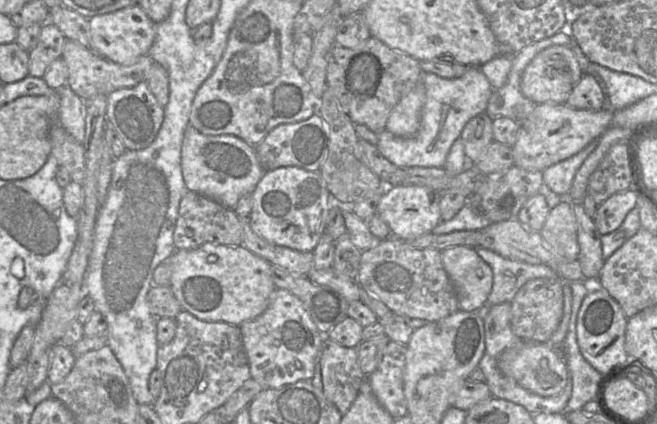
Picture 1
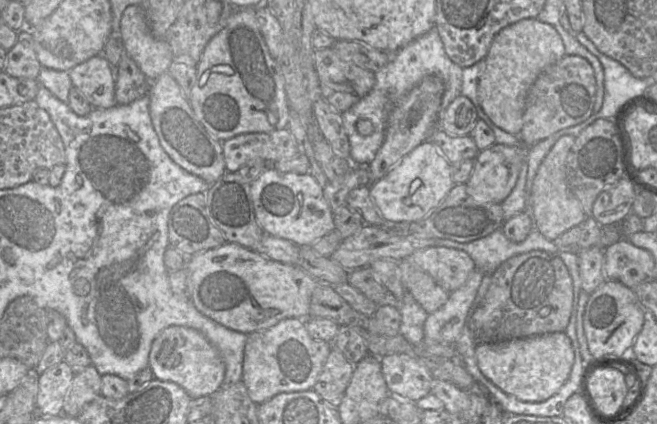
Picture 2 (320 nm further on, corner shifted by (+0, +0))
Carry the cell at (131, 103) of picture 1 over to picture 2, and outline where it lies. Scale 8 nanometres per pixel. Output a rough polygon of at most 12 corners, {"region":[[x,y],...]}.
{"region":[[124,54],[115,68],[115,101],[146,95],[150,81]]}

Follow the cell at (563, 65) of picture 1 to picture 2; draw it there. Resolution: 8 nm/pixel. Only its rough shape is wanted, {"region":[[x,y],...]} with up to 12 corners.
{"region":[[525,18],[493,38],[477,95],[518,135],[528,91],[565,56],[556,29]]}

